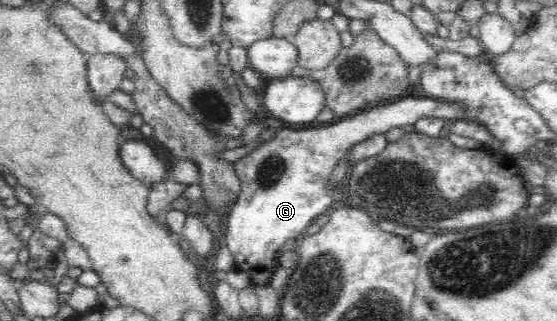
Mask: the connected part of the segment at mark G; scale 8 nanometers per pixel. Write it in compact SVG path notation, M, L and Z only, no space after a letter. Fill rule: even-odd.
M427 97L401 98L386 106L359 112L355 117L331 126L307 131L279 128L272 140L261 143L250 154L238 159L234 170L240 179L240 192L228 215L225 241L234 257L234 268L248 274L251 288L270 283L287 239L304 236L313 219L335 206L329 177L335 165L354 145L375 133L385 135L390 129L414 125L427 117L453 123L466 117L466 107L461 102Z

